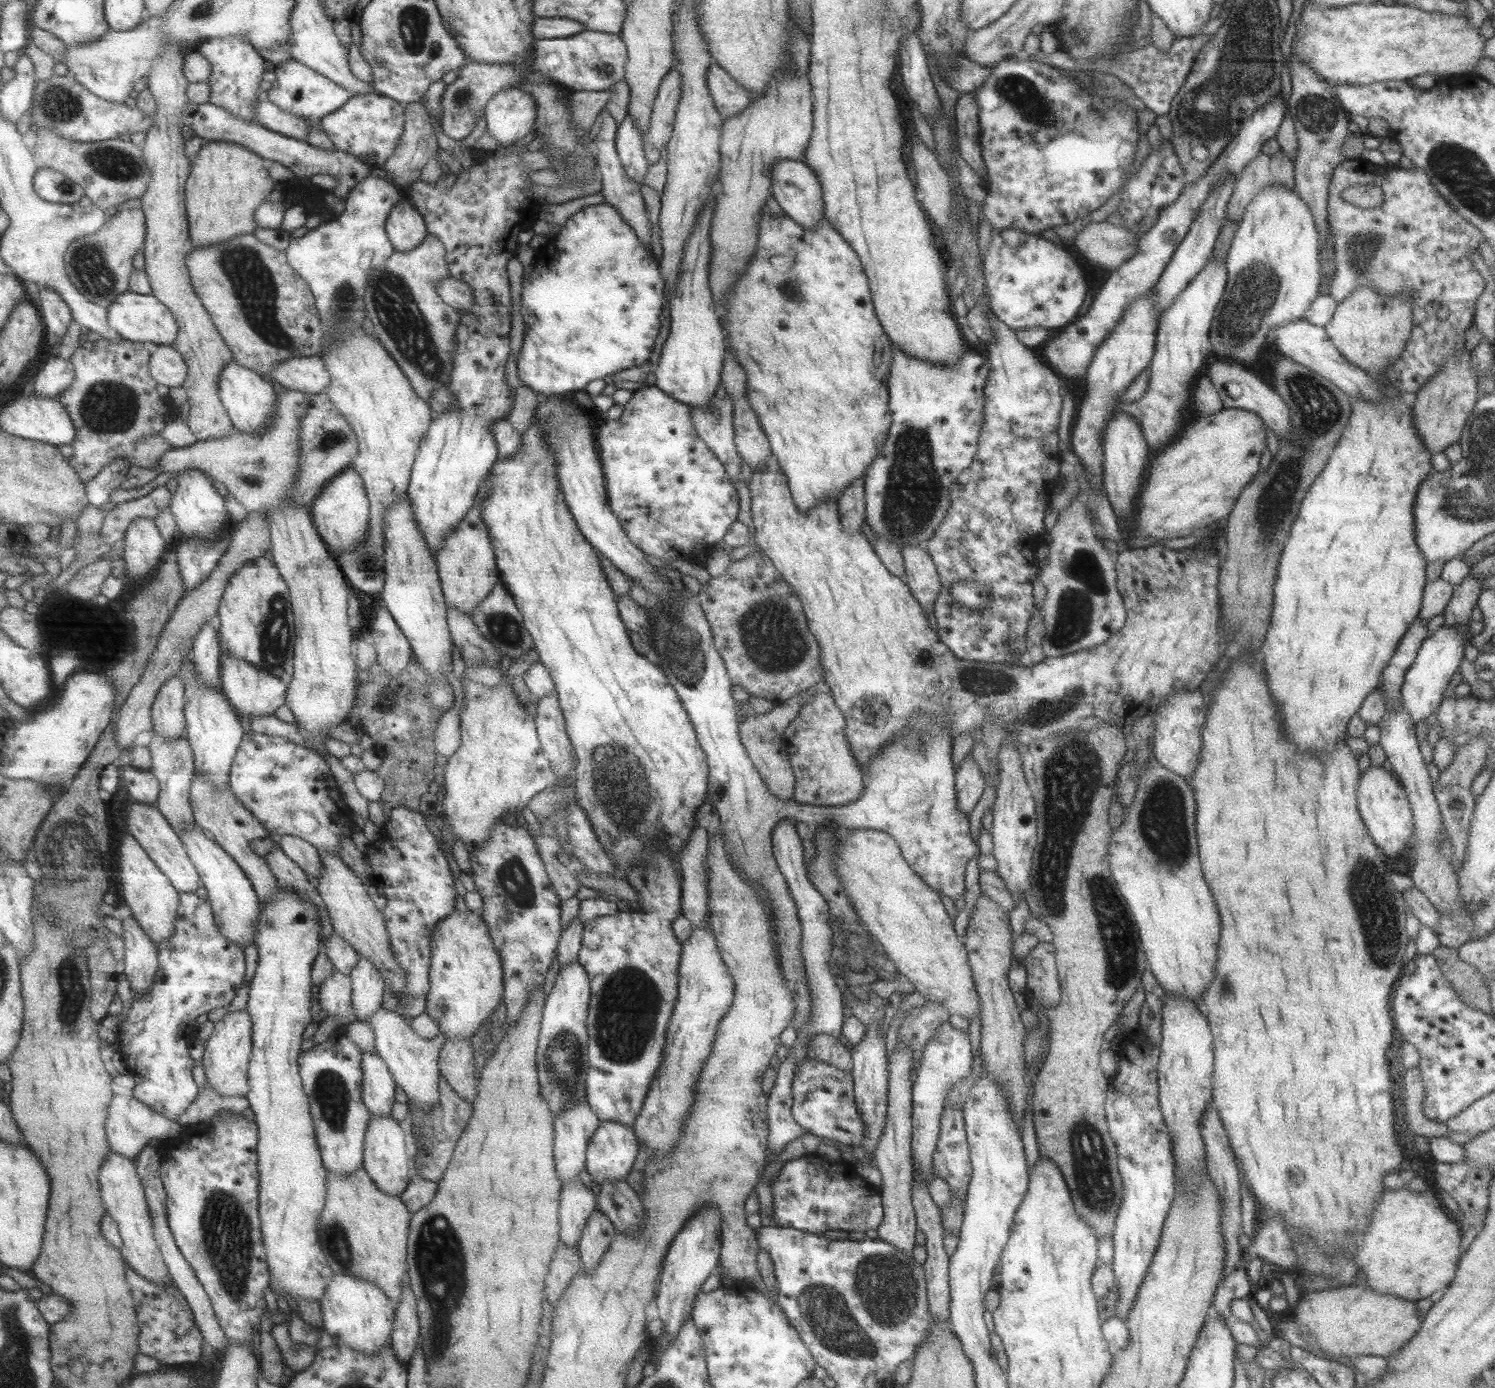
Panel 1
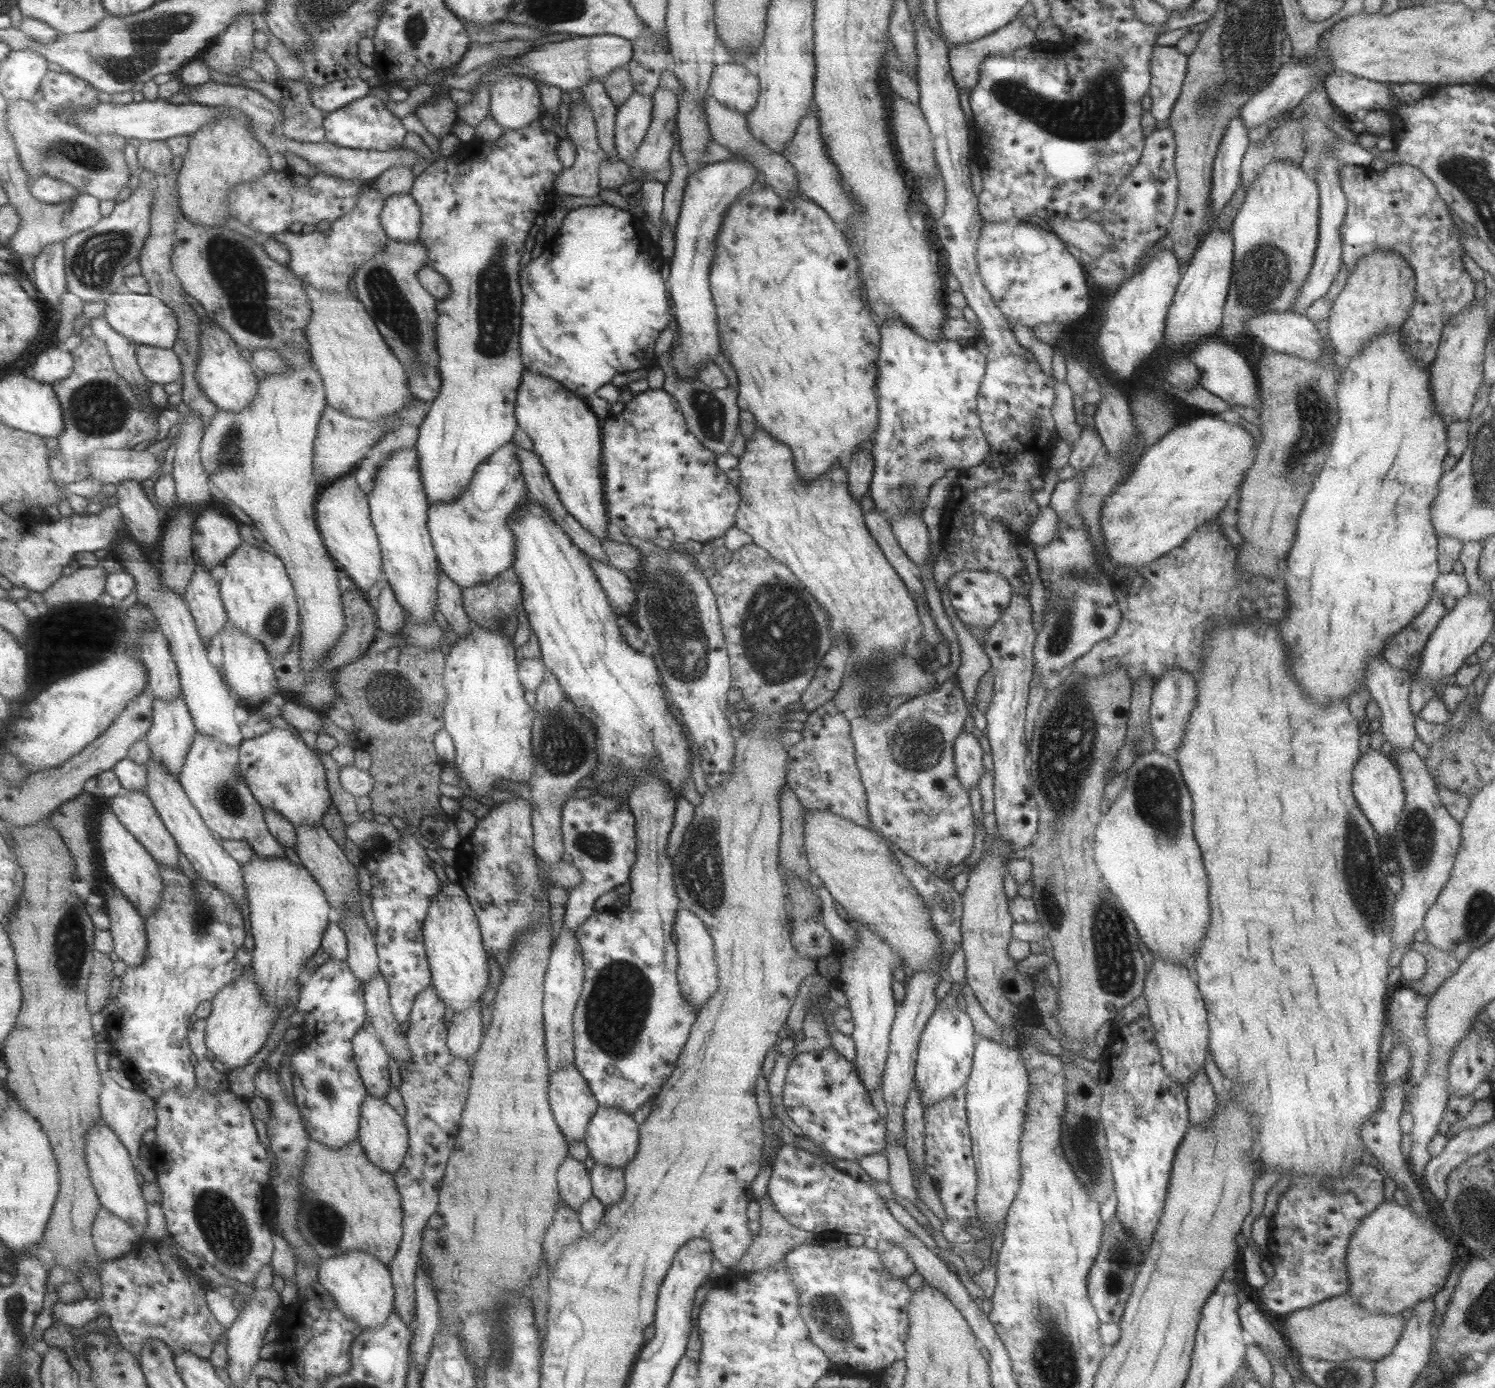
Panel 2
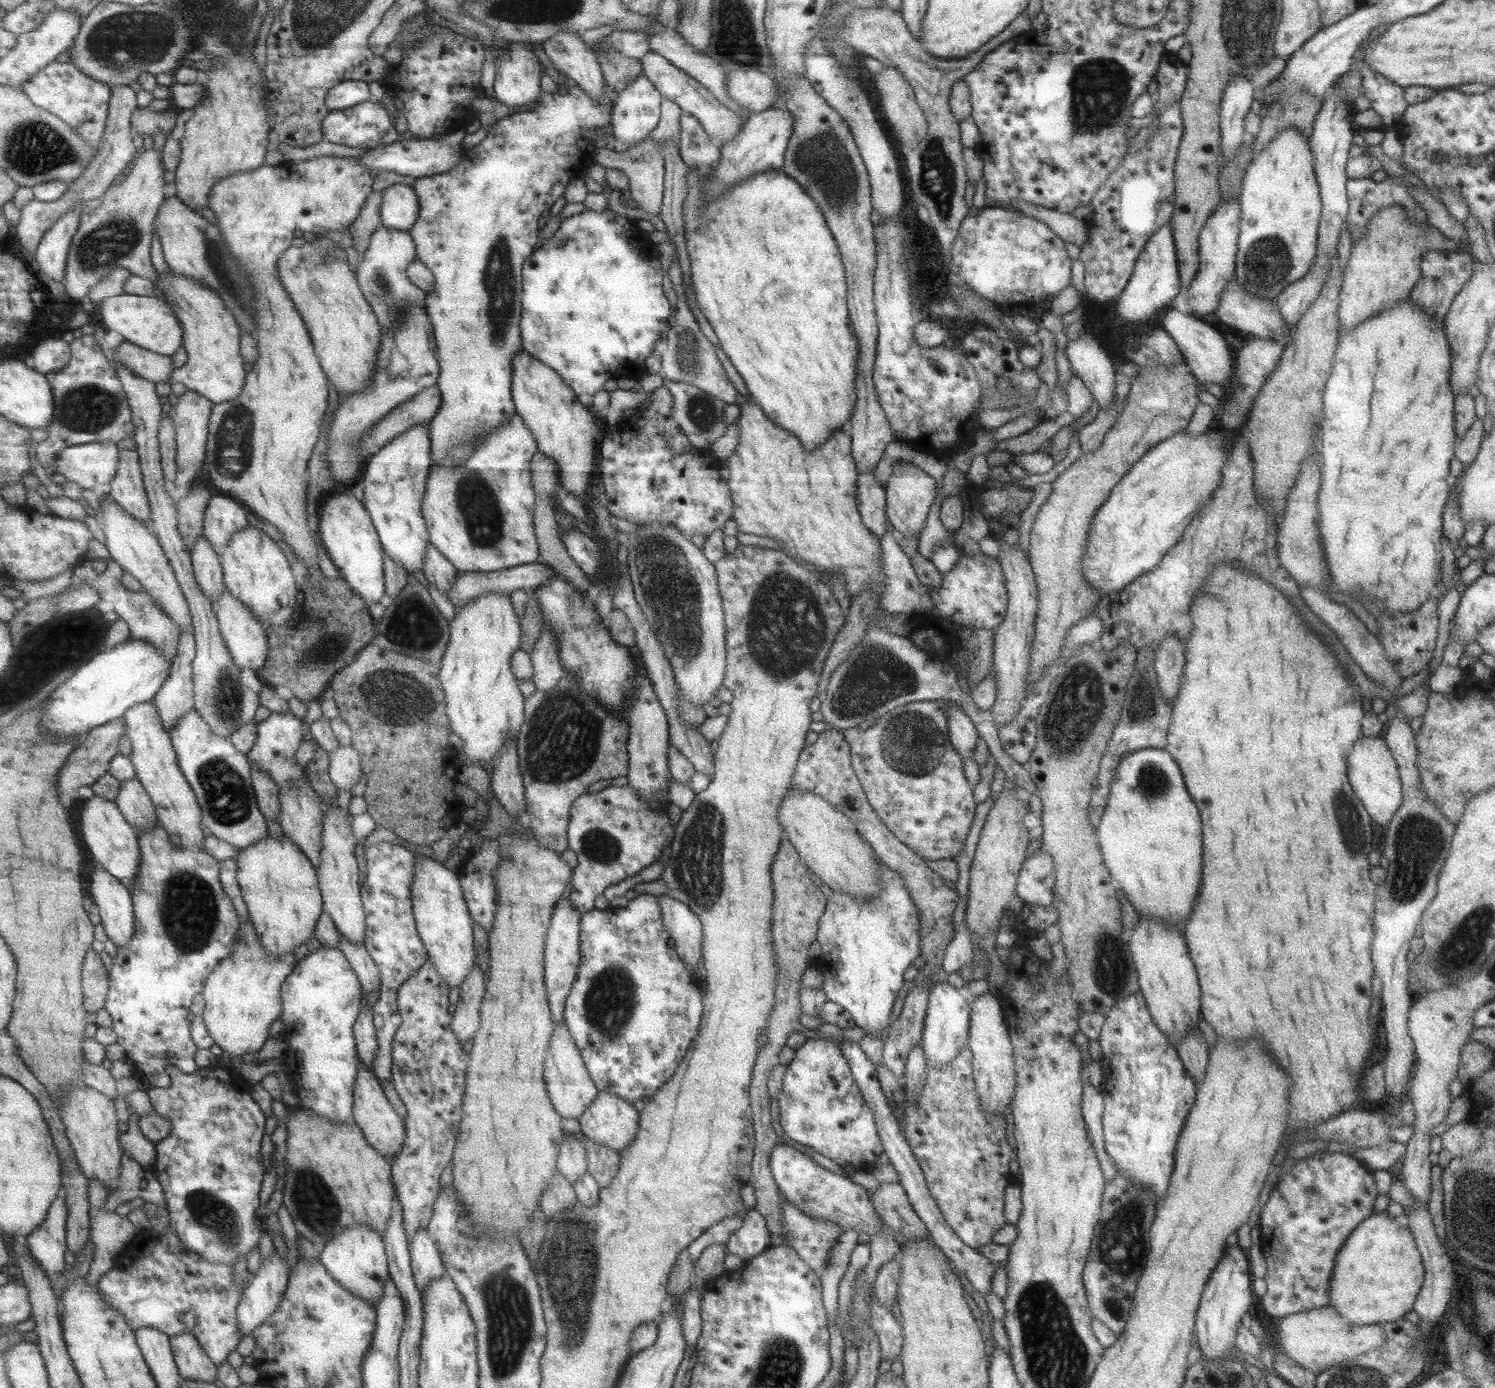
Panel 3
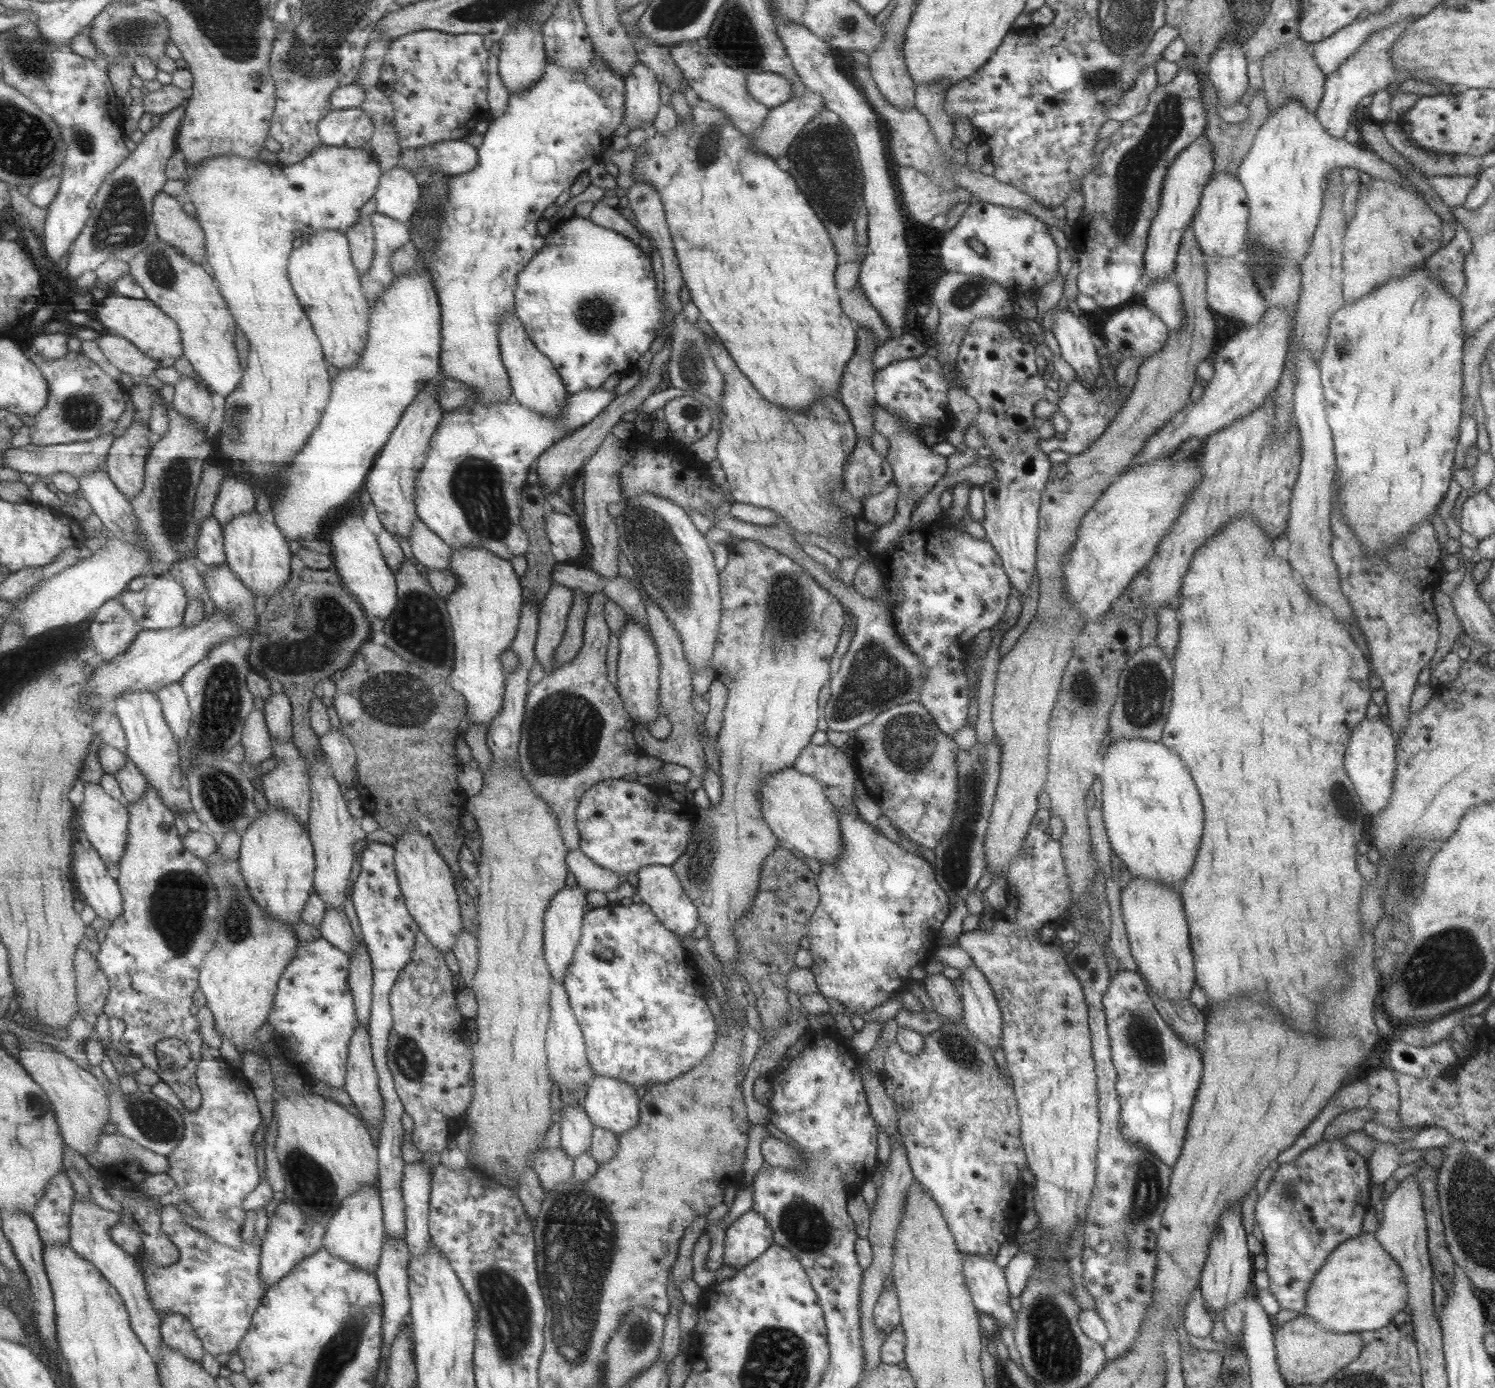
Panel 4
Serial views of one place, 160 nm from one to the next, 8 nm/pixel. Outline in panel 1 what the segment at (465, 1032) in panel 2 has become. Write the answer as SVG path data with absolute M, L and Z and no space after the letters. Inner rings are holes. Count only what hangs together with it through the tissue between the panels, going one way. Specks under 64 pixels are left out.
M470 1038L446 1040L438 1054L438 1069L461 1098L473 1102L476 1097L478 1081L473 1077L474 1060Z

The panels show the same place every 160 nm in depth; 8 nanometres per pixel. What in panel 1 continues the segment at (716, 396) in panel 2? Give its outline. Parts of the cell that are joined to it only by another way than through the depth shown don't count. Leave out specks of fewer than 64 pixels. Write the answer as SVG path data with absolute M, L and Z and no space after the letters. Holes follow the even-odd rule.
M711 397L709 401L709 407L691 407L689 408L689 414L691 414L691 426L695 430L697 437L701 439L706 445L710 452L719 460L719 463L723 464L724 472L730 478L730 482L734 481L734 478L741 476L739 473L740 459L735 450L735 445L733 438L735 438L735 433L733 433L733 403L731 403L730 397L723 397L722 400L715 397Z

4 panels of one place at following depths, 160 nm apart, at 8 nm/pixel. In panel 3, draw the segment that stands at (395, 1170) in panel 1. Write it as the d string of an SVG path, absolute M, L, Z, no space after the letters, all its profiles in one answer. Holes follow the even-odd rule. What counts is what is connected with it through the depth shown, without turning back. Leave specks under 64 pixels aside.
M360 1062L352 1095L353 1106L351 1118L361 1129L367 1144L370 1144L371 1148L374 1148L380 1156L390 1160L393 1155L401 1151L403 1138L406 1137L404 1122L401 1122L401 1118L393 1111L391 1104L389 1104L387 1098L383 1095L378 1078L362 1066Z

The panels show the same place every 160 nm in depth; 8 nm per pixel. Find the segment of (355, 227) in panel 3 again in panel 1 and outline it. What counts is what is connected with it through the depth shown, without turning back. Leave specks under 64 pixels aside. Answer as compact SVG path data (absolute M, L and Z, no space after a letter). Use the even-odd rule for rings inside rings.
M418 101L403 105L403 132L399 144L392 155L379 166L387 171L387 180L391 181L398 188L397 190L407 188L412 182L420 180L421 169L431 158L435 158L435 152L438 149L426 108Z

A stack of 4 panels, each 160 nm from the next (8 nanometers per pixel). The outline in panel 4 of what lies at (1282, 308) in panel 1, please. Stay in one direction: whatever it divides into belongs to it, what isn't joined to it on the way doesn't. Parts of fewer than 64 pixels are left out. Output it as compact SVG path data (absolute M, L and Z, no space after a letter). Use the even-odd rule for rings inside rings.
M1290 98L1274 110L1264 120L1255 135L1251 148L1247 151L1236 172L1236 179L1242 184L1245 191L1247 206L1249 209L1246 232L1254 236L1254 242L1258 248L1268 252L1278 252L1282 260L1294 262L1296 266L1307 254L1311 239L1318 223L1324 192L1324 178L1332 169L1343 167L1358 168L1360 172L1369 173L1372 177L1381 180L1390 180L1391 184L1398 184L1401 189L1411 189L1413 193L1422 196L1418 186L1410 181L1398 168L1385 162L1369 148L1358 144L1352 144L1345 139L1333 138L1319 124L1314 114L1307 112L1296 98Z

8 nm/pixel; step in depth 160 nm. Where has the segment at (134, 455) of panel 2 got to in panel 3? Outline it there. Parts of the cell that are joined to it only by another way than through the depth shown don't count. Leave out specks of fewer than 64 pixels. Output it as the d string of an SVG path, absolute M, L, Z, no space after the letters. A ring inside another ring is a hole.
M111 441L92 442L66 448L53 465L53 473L64 474L84 489L110 484L119 471L122 451Z

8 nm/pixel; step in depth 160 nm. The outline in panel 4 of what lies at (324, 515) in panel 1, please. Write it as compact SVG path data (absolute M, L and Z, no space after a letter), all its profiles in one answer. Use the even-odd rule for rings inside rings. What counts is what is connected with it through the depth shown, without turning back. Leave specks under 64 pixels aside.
M351 506L351 512L345 512L345 514L341 514L341 518L339 518L339 522L337 524L333 524L331 526L331 530L329 530L329 556L332 560L333 567L332 569L335 570L335 572L340 576L340 579L342 580L343 586L352 594L354 599L360 604L361 608L364 610L364 613L366 614L366 618L371 622L373 619L386 619L386 616L391 615L390 612L394 609L396 600L397 600L397 595L396 595L396 582L394 579L394 574L388 569L388 566L385 564L385 561L383 560L380 548L378 546L378 543L376 542L376 536L375 534L372 534L365 528L365 525L363 525L362 519L362 514L361 511L353 511L352 506Z

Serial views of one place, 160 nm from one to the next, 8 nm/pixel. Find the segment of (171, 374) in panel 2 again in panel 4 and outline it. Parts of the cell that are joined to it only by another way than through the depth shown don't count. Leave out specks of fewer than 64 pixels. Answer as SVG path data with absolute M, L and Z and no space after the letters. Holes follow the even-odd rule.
M110 332L99 336L96 341L108 360L123 373L148 377L153 375L160 364L128 338Z

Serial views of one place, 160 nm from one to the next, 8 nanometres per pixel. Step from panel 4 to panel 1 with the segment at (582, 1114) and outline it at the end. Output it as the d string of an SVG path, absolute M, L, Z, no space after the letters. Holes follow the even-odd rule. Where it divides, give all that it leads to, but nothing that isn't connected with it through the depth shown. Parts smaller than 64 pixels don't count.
M576 1176L560 1189L558 1239L565 1246L577 1246L587 1219L595 1210L595 1197Z

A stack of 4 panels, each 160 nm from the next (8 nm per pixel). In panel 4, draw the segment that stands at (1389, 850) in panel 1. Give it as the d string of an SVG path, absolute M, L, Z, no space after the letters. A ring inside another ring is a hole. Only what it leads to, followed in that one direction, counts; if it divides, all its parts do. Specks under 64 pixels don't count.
M1383 717L1379 720L1363 719L1349 737L1345 751L1345 770L1360 803L1371 816L1388 805L1396 769L1395 745L1390 726Z

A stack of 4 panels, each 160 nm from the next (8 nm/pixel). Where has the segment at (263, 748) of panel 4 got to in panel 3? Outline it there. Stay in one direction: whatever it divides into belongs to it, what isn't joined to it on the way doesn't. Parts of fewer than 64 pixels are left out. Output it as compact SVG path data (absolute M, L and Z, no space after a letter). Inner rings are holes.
M251 764L251 768L250 777L259 812L265 820L274 820L278 823L280 821L279 788L266 772L258 769L258 766Z

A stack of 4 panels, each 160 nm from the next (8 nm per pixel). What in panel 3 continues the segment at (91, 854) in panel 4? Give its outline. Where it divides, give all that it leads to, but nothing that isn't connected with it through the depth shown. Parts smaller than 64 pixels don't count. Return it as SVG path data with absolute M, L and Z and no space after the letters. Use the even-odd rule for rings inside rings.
M96 866L90 876L89 892L100 910L108 938L119 948L127 945L135 935L133 894L121 880Z

